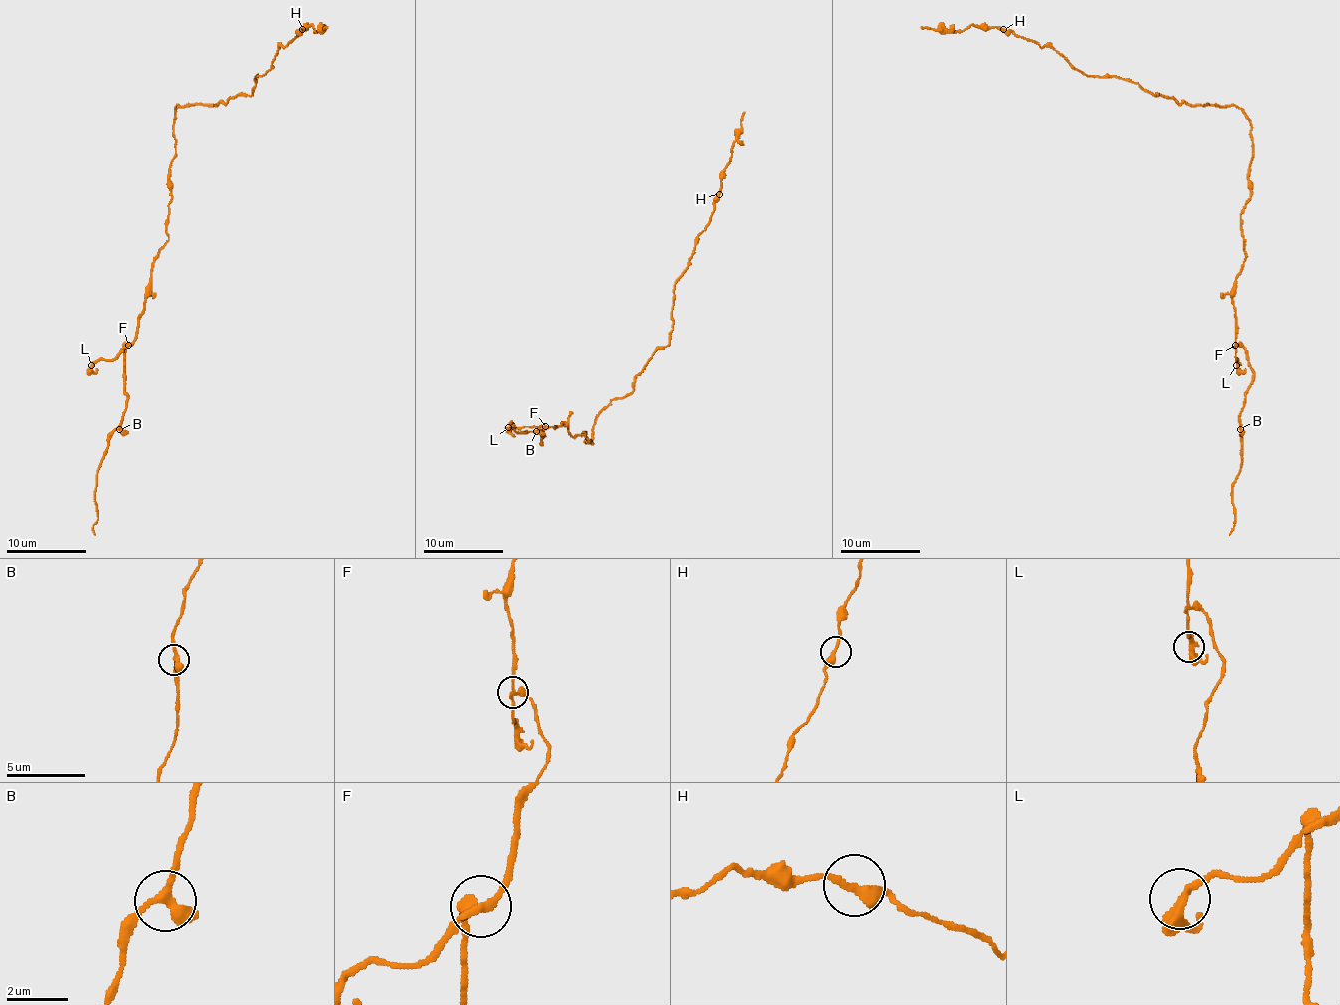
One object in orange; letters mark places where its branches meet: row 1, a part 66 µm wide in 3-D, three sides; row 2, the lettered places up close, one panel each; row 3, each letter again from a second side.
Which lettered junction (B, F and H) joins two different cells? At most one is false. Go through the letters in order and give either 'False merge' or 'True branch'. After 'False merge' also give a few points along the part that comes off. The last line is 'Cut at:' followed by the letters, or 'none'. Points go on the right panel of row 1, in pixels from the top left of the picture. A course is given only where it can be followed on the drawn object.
B: True branch
F: False merge. Course of the part to remove: (1236, 345), (1236, 365), (1246, 371)
H: True branch
Cut at: F

